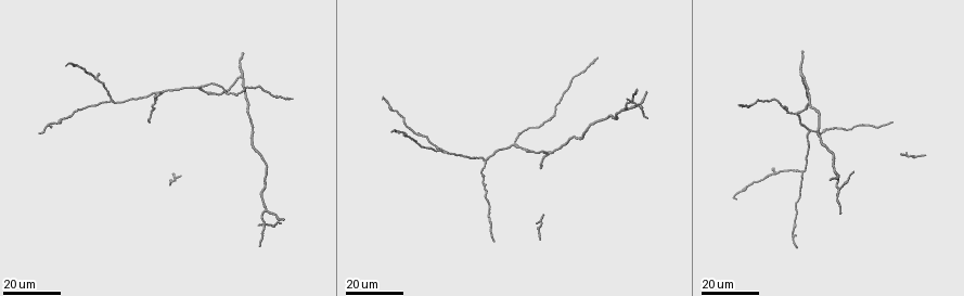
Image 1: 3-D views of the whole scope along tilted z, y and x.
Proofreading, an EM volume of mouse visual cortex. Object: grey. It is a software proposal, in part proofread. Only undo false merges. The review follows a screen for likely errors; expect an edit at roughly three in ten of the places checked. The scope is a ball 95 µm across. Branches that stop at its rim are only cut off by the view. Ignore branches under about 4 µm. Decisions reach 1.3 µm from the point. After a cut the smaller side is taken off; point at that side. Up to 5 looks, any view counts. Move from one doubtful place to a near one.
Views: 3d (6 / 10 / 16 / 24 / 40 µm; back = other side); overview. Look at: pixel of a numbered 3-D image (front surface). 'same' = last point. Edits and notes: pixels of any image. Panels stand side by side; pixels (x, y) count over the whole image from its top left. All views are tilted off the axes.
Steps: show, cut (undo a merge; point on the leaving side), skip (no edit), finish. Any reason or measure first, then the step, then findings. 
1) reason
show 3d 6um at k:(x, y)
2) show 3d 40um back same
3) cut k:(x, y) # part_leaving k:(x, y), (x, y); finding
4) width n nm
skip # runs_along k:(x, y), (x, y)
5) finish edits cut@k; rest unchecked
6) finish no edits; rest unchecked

three arms meet
show 3d 24um at 1:(264, 208)

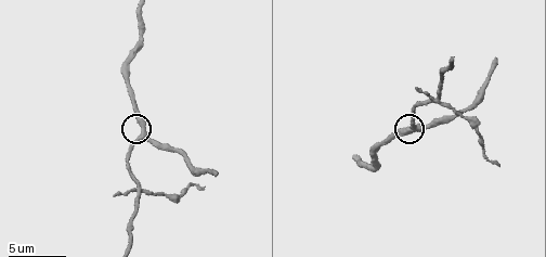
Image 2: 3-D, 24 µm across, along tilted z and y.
show 3d 6um at 2:(142, 138)

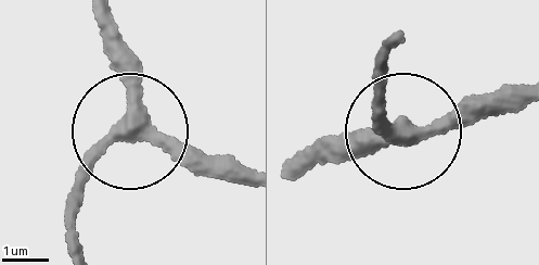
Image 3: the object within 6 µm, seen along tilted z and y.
arms 3
skip # one neuron here

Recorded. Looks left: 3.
show 3d 10um at 2:(439, 102)

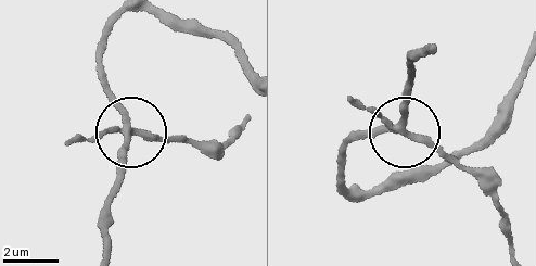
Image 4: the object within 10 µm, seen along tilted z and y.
width 230 nm
cut 4:(162, 140) # a second neuron is stuck on

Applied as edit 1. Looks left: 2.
finish edits cut@4; rest unchecked

